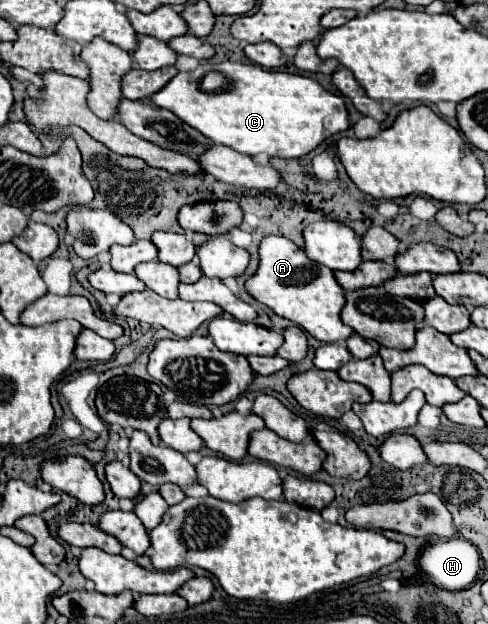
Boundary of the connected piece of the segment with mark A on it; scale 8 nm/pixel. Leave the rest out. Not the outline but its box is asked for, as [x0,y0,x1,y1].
[244,237,354,343]

